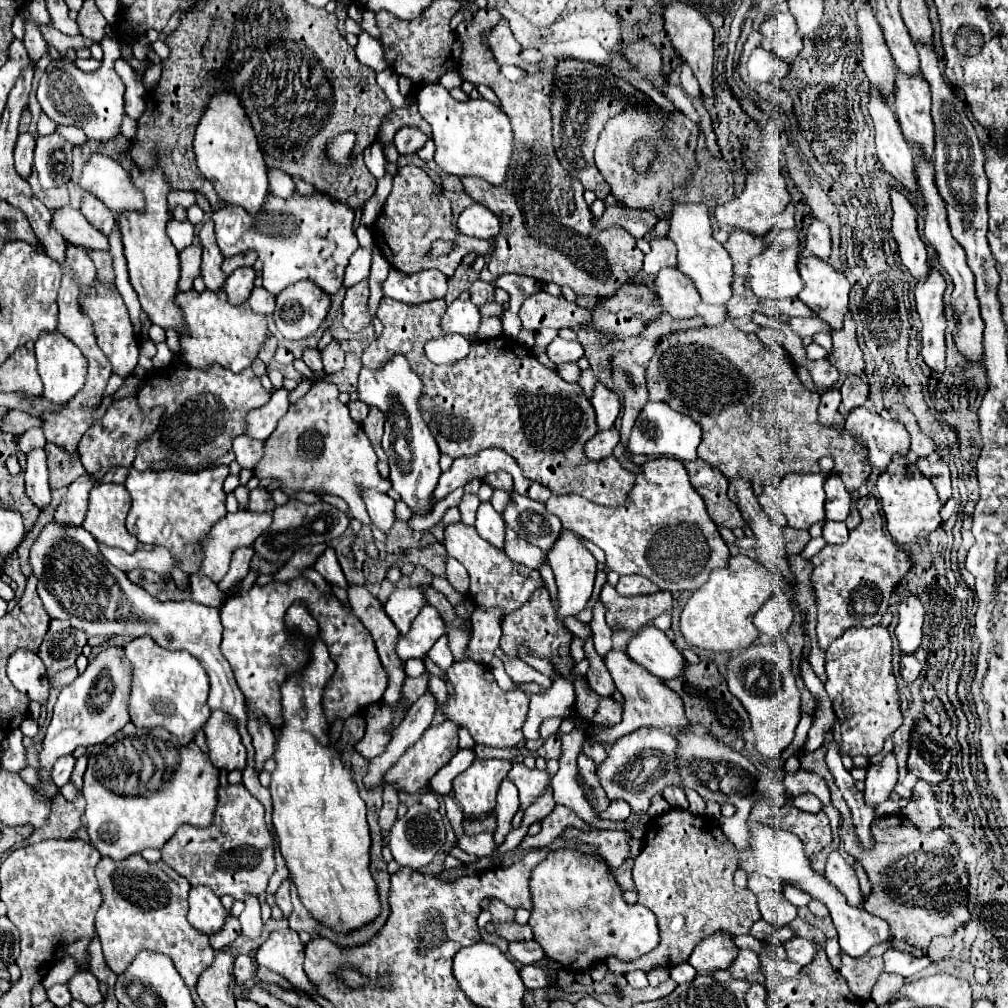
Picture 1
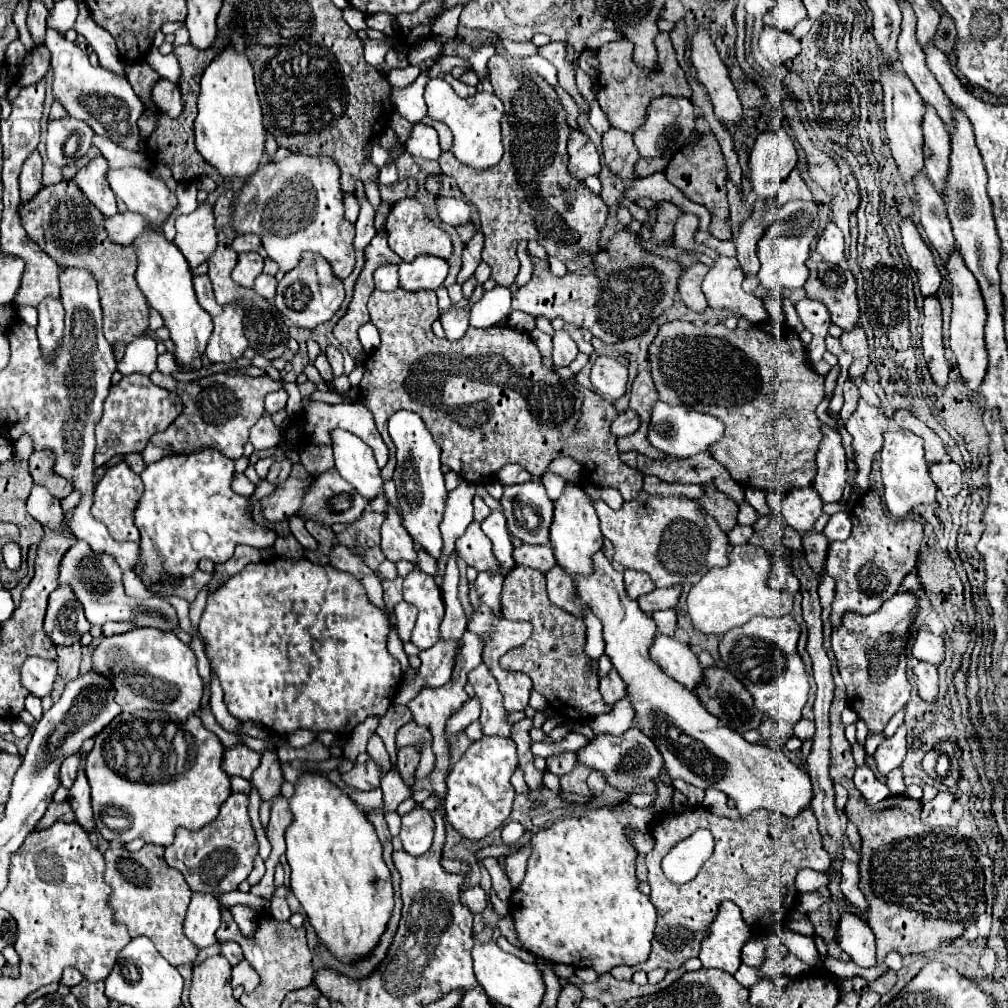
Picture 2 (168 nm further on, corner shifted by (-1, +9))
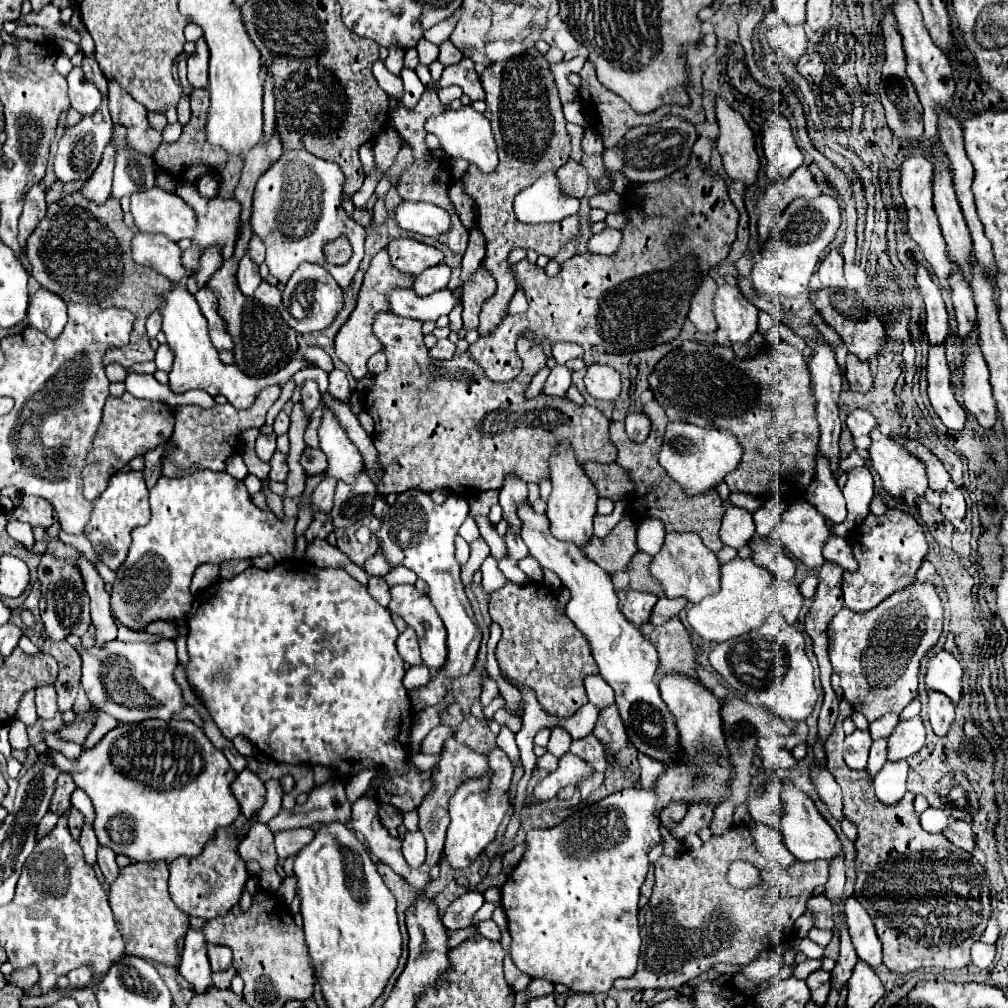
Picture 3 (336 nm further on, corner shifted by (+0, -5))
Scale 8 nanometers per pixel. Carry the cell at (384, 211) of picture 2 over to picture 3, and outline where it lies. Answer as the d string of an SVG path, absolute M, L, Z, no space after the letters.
M383 197L379 198L376 201L374 208L373 208L373 212L374 212L373 214L374 223L377 226L382 226L388 217Z

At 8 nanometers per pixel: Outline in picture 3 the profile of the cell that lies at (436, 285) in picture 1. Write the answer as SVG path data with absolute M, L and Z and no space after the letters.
M441 263L441 265L435 265L435 267L419 273L415 277L415 283L413 283L411 289L415 291L415 295L427 297L427 295L431 295L431 293L447 287L449 277L451 277L451 269Z

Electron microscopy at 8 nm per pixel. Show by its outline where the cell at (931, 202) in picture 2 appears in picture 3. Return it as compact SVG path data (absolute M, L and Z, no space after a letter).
M955 265L949 275L949 283L951 283L951 301L953 301L953 309L957 317L957 333L959 337L965 337L977 319L973 293L967 281L963 279L963 275L959 275L959 269Z

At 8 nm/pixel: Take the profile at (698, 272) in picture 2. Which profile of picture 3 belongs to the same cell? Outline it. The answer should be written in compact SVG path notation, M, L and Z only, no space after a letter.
M707 277L697 293L693 295L691 299L691 309L689 309L689 321L703 333L711 333L717 329L717 321L715 321L715 315L713 315L713 295L717 291L717 283Z

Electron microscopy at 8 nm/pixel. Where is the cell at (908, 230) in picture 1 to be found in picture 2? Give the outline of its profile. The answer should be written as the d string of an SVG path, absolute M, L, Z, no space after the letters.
M904 219L900 223L900 231L902 231L902 241L904 241L904 249L908 253L910 265L918 275L918 283L920 283L920 291L924 297L934 297L942 275L934 263L932 251L930 247L924 243L924 239L920 237L916 225L910 219Z

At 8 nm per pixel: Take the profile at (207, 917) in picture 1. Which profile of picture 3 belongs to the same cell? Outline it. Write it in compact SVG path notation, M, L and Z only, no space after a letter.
M189 927L185 935L183 963L179 967L179 973L193 985L193 991L207 991L207 987L213 987L211 967L205 949L207 949L207 939L203 931Z

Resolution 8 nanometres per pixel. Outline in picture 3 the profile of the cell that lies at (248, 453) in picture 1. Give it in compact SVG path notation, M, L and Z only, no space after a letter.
M271 433L271 435L259 435L259 437L257 437L255 451L257 451L257 457L259 457L261 461L269 461L269 459L273 457L273 453L277 451L275 439L277 439L275 433Z

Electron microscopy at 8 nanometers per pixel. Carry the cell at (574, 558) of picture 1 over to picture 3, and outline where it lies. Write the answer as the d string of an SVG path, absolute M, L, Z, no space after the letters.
M559 445L551 455L551 485L553 491L547 501L547 519L551 523L551 535L559 541L577 545L579 549L585 547L593 537L595 501L599 499L599 495L567 445Z

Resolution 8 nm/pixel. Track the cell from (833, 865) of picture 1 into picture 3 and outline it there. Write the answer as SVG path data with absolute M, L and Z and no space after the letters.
M855 897L845 899L845 917L851 941L855 945L855 951L859 959L867 961L871 967L881 965L881 941L875 933L873 921L867 915L867 911L861 907L861 903Z

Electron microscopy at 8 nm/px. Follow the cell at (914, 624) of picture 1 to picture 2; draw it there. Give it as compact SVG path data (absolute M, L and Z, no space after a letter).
M922 627L914 639L912 653L918 661L926 661L938 667L946 657L946 641L943 637L932 634L928 627Z

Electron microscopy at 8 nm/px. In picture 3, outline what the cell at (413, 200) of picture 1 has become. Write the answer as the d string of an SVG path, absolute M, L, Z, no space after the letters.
M409 237L393 239L387 245L387 251L389 251L391 263L405 275L419 275L421 271L443 263L441 249L427 247L425 243L409 239Z

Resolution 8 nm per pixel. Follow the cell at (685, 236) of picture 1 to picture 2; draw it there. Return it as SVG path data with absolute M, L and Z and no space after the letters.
M720 257L716 265L708 271L702 291L712 309L728 309L746 319L748 323L758 323L768 319L768 311L752 293L742 291L744 273L736 257Z

